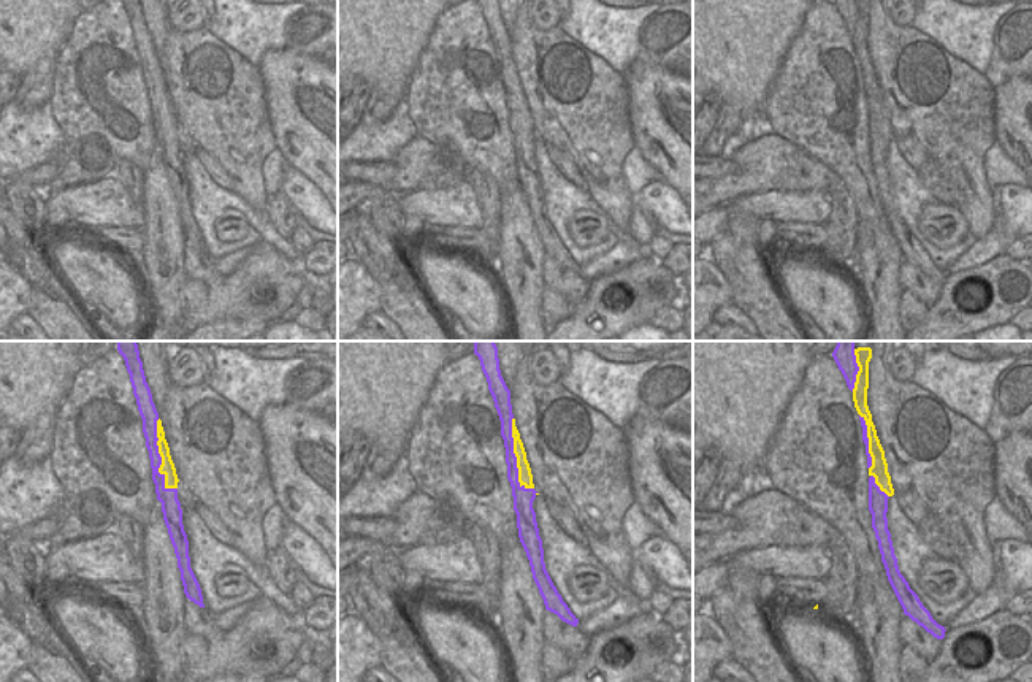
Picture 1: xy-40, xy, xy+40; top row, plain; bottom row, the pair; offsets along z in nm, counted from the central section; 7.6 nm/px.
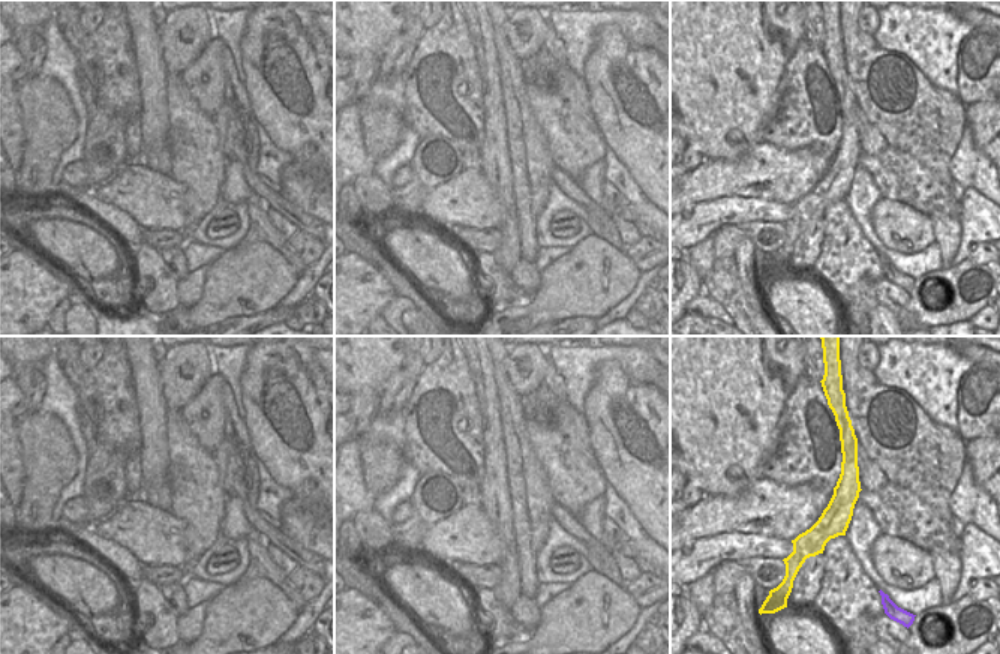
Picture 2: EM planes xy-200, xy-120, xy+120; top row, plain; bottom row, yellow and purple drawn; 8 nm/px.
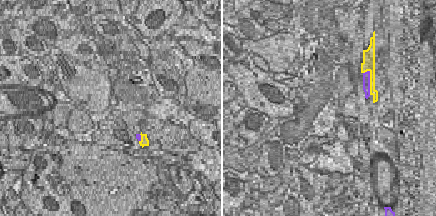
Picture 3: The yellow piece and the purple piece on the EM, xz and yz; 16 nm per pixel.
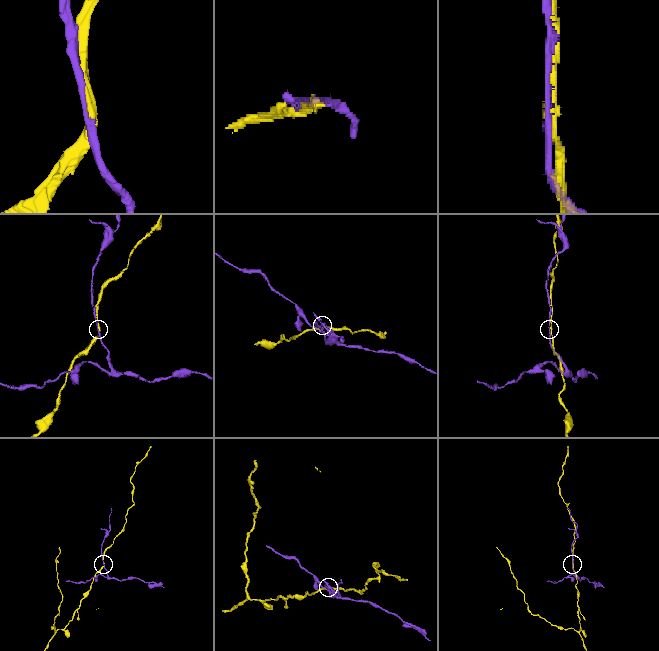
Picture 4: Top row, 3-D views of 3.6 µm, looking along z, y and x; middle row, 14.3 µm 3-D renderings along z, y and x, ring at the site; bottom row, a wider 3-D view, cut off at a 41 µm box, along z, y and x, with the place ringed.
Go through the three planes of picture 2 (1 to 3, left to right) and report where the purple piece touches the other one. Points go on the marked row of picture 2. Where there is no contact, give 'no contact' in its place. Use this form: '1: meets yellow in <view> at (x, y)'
1: no contact
2: no contact
3: no contact

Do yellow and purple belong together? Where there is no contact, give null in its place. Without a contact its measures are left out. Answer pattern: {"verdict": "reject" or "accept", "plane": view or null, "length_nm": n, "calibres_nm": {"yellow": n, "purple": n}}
{"verdict": "reject", "plane": "xy-40", "length_nm": 550, "calibres_nm": {"yellow": 110, "purple": 120}}

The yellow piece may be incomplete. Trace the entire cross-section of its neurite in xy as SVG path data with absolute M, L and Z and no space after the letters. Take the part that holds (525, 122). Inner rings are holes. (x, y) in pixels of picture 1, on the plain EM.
M512 63L512 82L514 82L514 98L517 102L520 132L523 130L525 133L534 133L531 113L526 105L526 97L525 97L523 87L520 84L520 78L515 71L515 63Z

